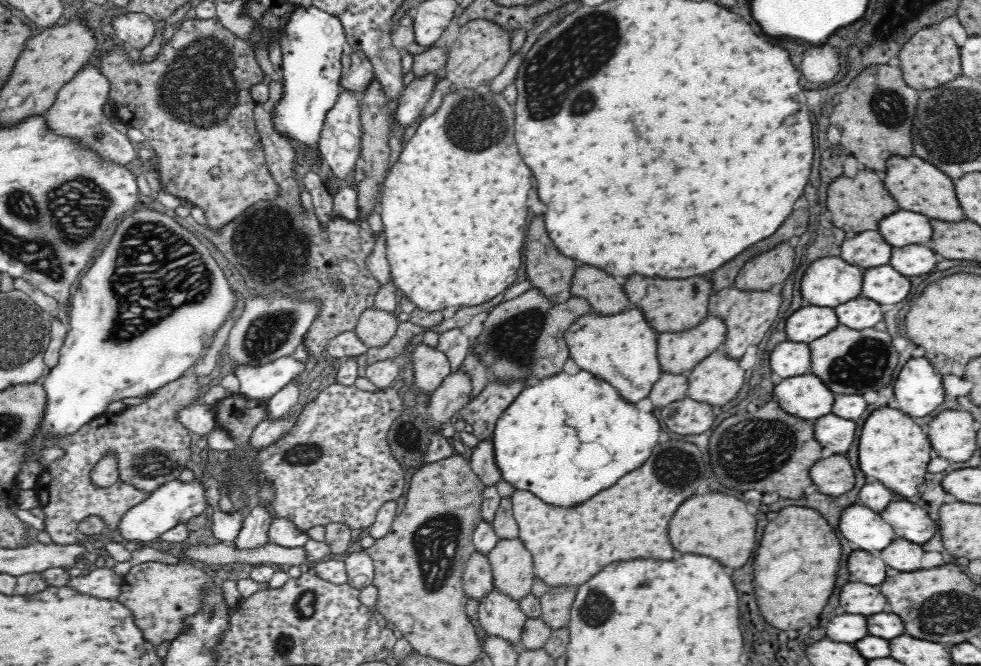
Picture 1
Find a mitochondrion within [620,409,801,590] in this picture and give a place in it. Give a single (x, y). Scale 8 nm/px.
(678, 468)

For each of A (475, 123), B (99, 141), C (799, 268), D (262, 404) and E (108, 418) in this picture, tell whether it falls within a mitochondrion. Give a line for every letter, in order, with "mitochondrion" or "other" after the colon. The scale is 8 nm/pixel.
A: mitochondrion
B: mitochondrion
C: other
D: other
E: other

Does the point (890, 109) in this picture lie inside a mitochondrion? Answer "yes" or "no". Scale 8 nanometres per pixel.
yes

